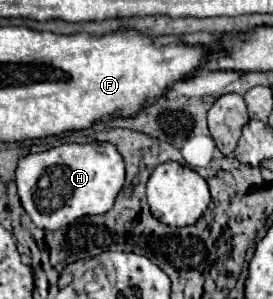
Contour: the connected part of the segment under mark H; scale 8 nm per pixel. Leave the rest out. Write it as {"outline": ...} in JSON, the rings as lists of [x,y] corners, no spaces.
{"outline":[[[62,143],[42,153],[26,155],[16,167],[16,185],[24,211],[40,229],[58,229],[84,215],[112,209],[124,185],[124,159],[112,143]]]}

